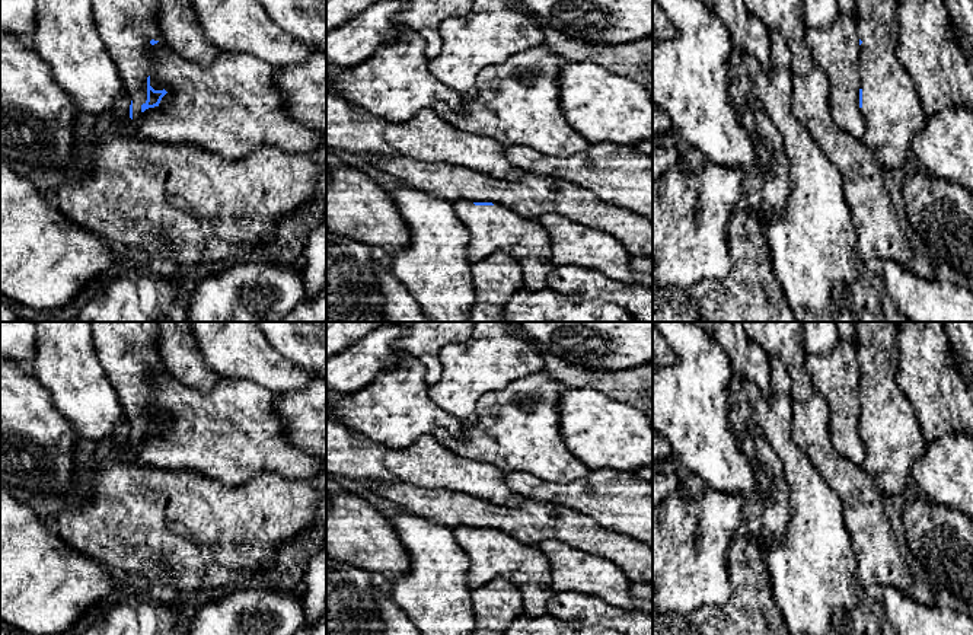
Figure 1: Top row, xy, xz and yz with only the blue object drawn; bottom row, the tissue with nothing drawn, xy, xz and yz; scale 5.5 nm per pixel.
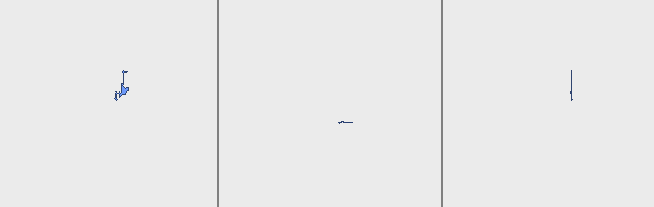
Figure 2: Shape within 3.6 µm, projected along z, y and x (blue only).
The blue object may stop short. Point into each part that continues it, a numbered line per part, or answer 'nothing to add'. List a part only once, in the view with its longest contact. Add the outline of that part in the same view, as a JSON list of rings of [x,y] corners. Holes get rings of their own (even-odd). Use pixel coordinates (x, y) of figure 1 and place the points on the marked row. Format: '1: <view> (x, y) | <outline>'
1: xy (127, 26) | [[[92,0],[98,32],[112,57],[125,92],[133,100],[133,118],[147,100],[147,77],[153,71],[151,39],[165,39],[159,22],[159,0]]]

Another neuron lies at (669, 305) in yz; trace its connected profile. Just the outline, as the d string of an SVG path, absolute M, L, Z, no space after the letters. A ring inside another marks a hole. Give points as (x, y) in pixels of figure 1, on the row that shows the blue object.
M653 284L653 322L701 322L689 291Z

